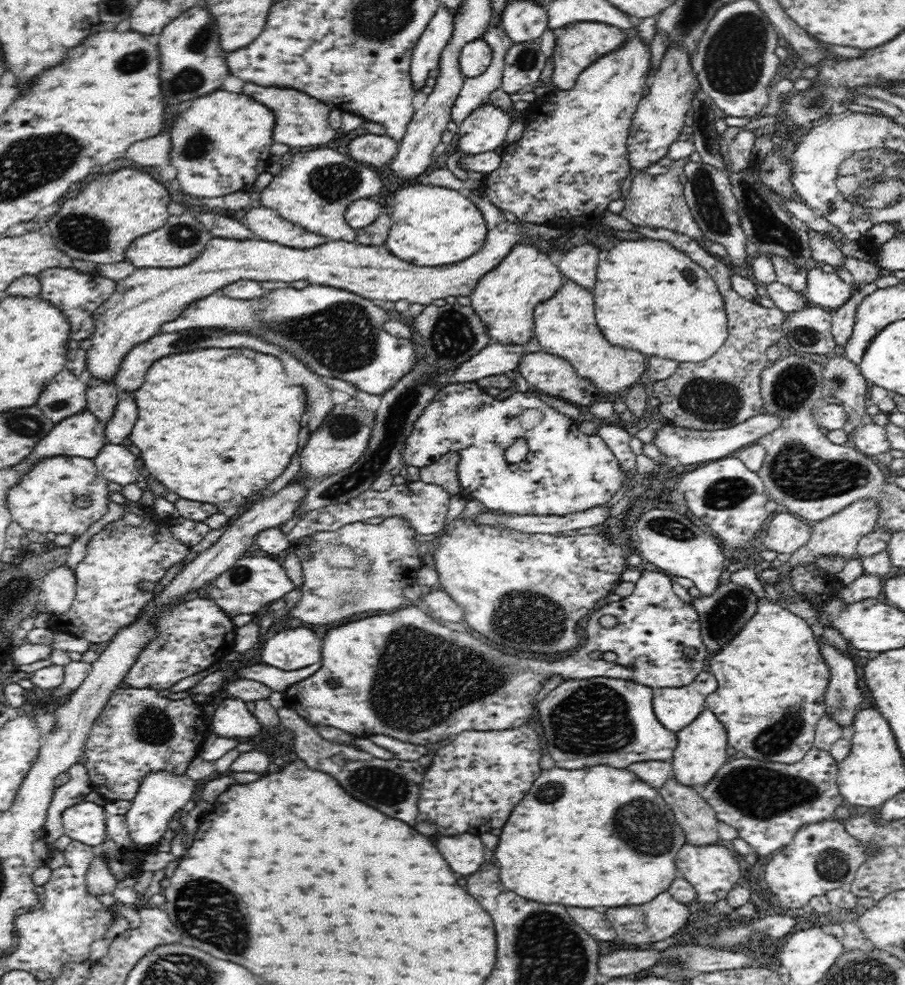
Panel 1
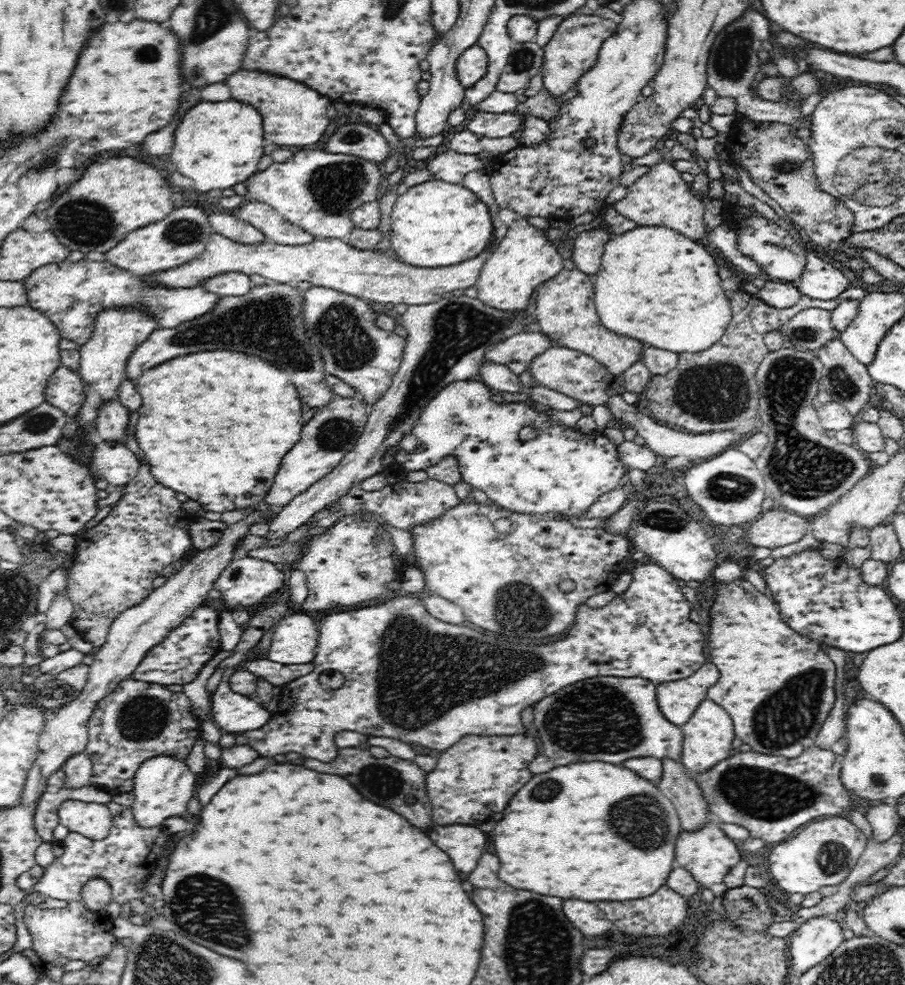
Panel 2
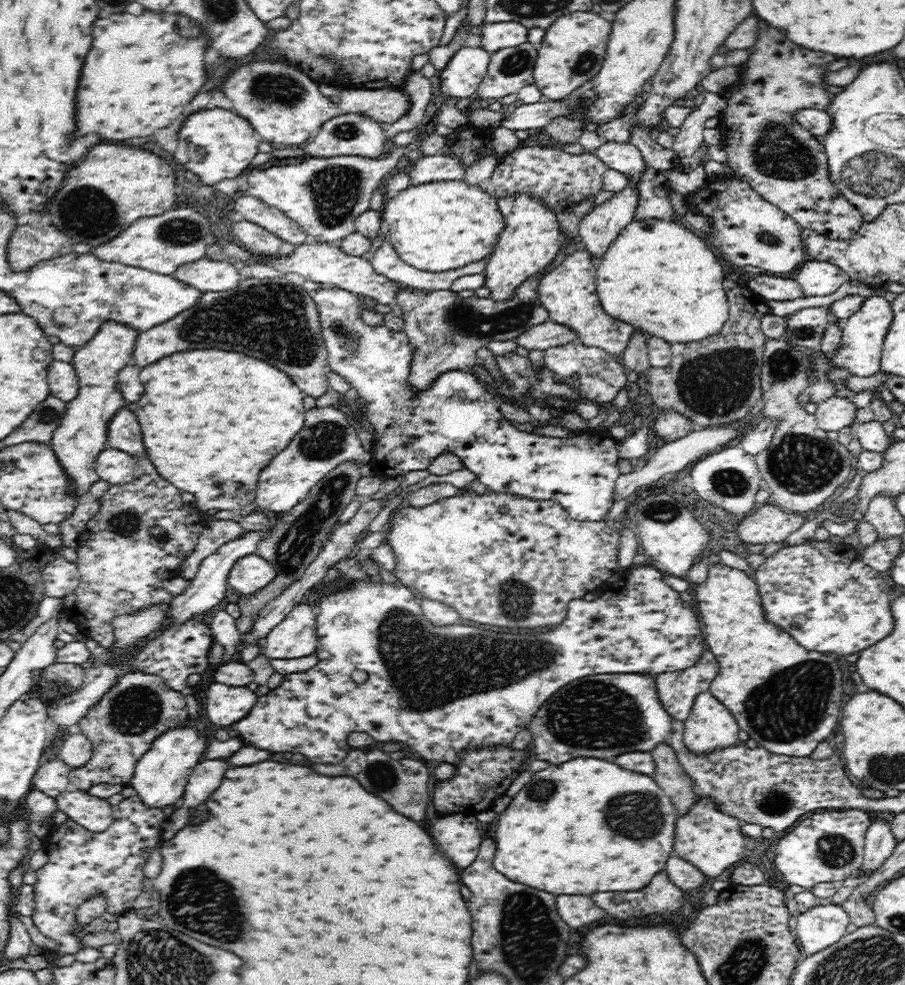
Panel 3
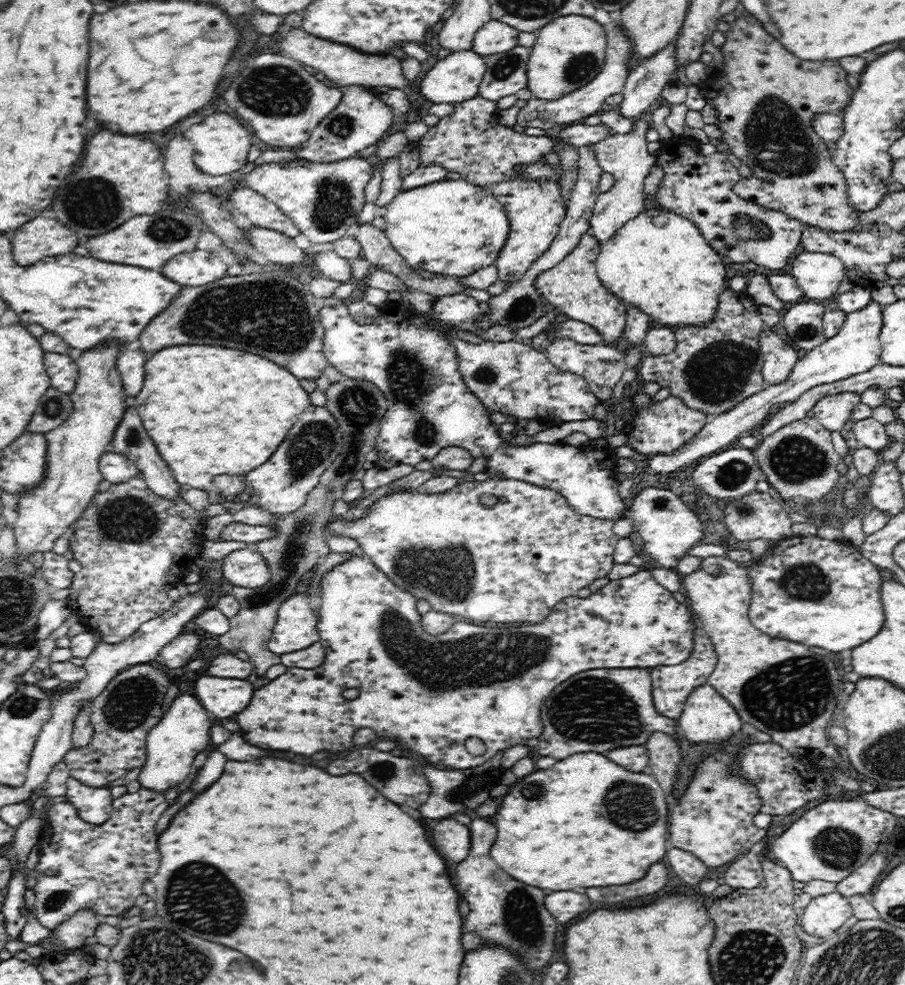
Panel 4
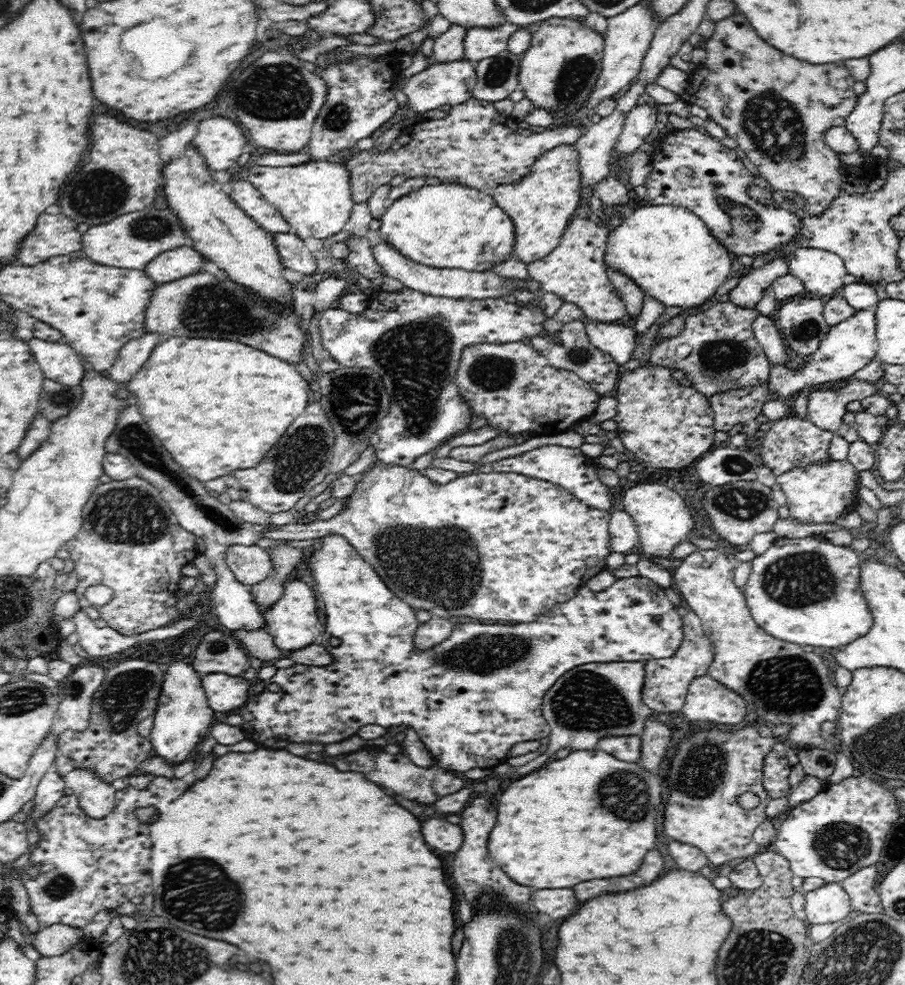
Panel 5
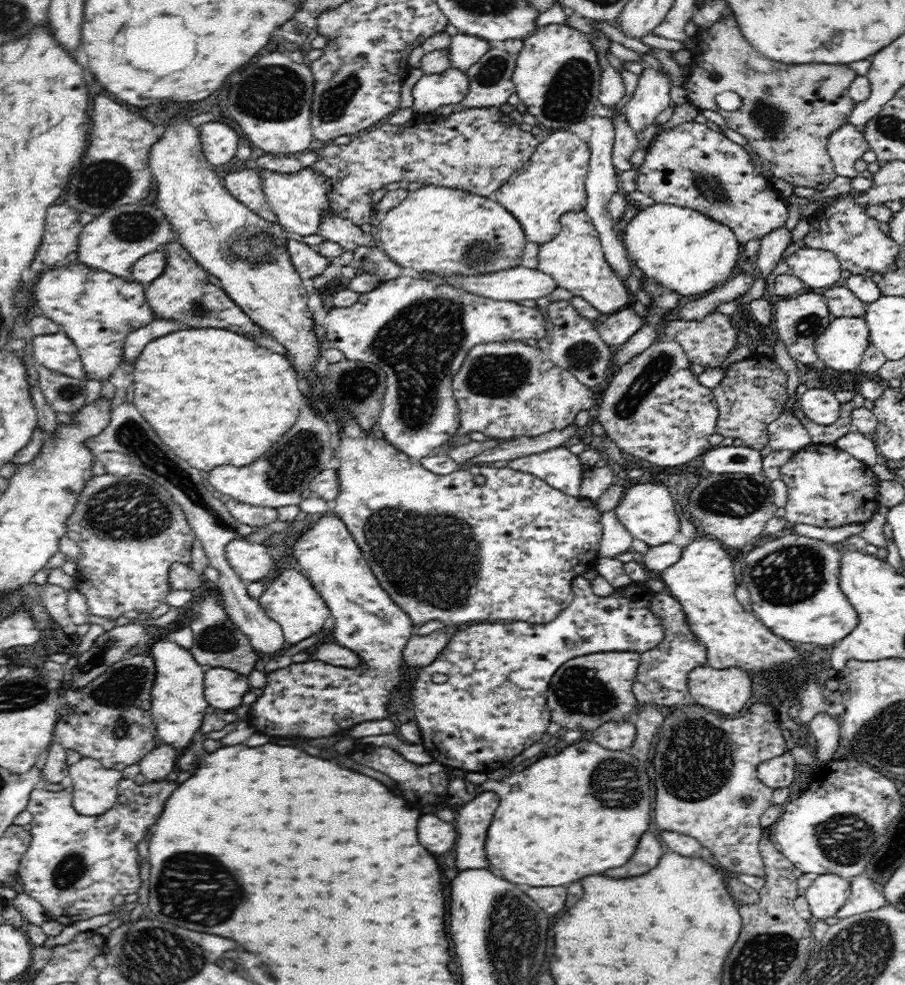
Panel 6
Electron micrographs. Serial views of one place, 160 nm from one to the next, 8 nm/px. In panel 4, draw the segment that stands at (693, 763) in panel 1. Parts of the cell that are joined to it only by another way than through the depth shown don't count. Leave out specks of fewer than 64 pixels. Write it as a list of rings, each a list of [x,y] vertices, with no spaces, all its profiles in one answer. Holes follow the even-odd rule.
[[[706,683],[696,687],[688,696],[678,724],[688,742],[712,744],[729,741],[742,728],[743,722],[733,706],[728,703],[728,699]]]

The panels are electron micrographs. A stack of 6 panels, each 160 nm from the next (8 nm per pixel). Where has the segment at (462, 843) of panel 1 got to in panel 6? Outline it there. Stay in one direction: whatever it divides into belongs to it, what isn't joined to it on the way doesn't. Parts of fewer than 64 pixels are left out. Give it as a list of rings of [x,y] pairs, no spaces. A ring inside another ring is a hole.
[[[426,814],[418,822],[418,838],[430,852],[444,854],[456,844],[456,830],[450,822],[442,822],[440,818]]]

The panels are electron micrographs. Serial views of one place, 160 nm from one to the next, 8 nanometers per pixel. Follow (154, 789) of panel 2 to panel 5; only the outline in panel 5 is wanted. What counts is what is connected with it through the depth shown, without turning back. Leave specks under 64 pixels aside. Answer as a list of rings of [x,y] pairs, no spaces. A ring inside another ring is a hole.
[[[189,661],[171,663],[164,675],[154,724],[147,739],[152,745],[152,756],[162,757],[174,768],[192,757],[194,748],[208,736],[214,720],[214,711],[208,705],[202,688],[201,675],[192,668]]]

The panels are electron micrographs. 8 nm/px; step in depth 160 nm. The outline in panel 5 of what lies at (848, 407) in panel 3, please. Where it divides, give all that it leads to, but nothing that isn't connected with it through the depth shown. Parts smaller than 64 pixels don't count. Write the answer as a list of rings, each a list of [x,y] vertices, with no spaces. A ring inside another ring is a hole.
[[[884,378],[878,382],[878,385],[869,384],[864,380],[854,380],[839,389],[815,390],[807,397],[808,413],[806,418],[822,430],[830,430],[836,434],[844,415],[848,412],[848,404],[874,395],[874,392],[885,383]]]

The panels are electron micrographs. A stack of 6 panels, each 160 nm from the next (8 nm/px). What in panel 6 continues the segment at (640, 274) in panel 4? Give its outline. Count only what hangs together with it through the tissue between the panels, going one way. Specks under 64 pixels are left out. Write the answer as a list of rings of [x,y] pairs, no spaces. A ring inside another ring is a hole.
[[[654,203],[649,207],[637,207],[624,230],[623,244],[627,256],[644,274],[645,279],[656,283],[680,296],[703,296],[732,276],[740,244],[733,231],[688,207]]]

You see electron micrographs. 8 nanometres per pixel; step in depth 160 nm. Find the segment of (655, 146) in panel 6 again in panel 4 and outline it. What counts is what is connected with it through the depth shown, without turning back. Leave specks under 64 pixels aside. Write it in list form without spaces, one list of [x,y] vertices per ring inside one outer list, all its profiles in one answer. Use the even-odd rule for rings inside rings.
[[[685,137],[671,138],[666,140],[655,154],[655,165],[664,170],[662,185],[655,195],[658,204],[692,221],[699,228],[706,243],[723,259],[743,264],[754,262],[772,273],[780,272],[796,254],[806,225],[802,221],[790,218],[782,211],[768,209],[736,195],[732,191],[732,186],[742,179],[738,174],[738,164],[725,152],[716,151],[712,156],[701,156],[699,145],[697,142],[686,140]]]

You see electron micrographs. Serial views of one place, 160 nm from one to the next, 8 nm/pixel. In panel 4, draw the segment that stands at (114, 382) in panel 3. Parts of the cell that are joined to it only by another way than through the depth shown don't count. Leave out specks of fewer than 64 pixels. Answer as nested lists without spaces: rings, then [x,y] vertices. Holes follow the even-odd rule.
[[[106,340],[104,344],[98,344],[73,359],[78,369],[78,378],[75,390],[70,394],[72,410],[70,416],[54,430],[45,434],[47,440],[47,469],[45,479],[29,495],[19,498],[17,507],[17,520],[14,526],[14,538],[19,548],[17,560],[32,554],[32,552],[50,552],[54,546],[54,540],[67,532],[70,524],[75,524],[82,512],[86,510],[90,500],[98,493],[98,484],[102,482],[103,476],[99,471],[99,460],[102,454],[110,449],[116,427],[120,424],[123,414],[127,409],[124,402],[126,394],[120,373],[117,371],[116,359],[128,346],[117,340]]]

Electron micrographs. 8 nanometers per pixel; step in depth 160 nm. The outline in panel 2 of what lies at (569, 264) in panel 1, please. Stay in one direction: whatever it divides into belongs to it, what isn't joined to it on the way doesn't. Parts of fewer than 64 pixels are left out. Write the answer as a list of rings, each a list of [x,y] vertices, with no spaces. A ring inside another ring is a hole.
[[[586,230],[578,234],[568,259],[574,262],[582,273],[588,276],[596,274],[601,265],[604,247],[613,236],[613,233],[609,235],[602,230]]]

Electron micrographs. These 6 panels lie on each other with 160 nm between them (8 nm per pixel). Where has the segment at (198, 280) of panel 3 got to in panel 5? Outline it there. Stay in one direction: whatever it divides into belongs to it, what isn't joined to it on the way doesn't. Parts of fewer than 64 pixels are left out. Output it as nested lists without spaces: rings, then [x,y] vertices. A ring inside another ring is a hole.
[[[182,246],[159,254],[143,268],[143,271],[153,278],[154,282],[161,285],[188,275],[201,273],[207,269],[212,271],[214,267],[210,265],[205,256],[201,256],[191,246]]]

